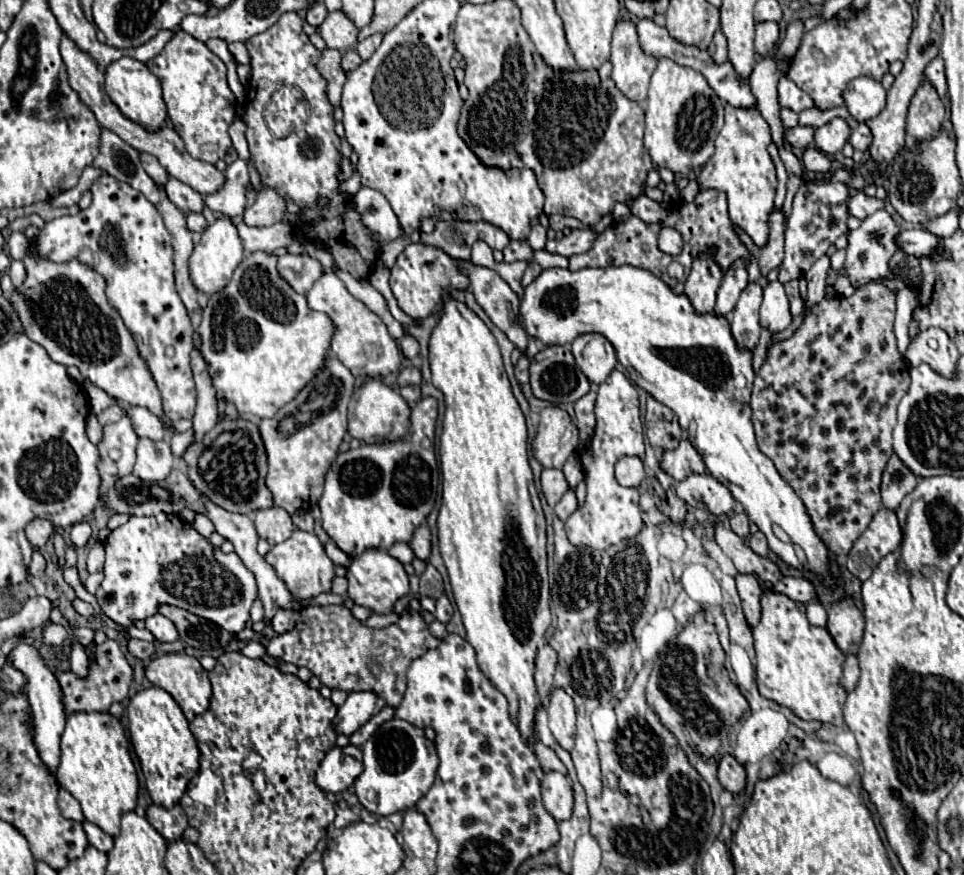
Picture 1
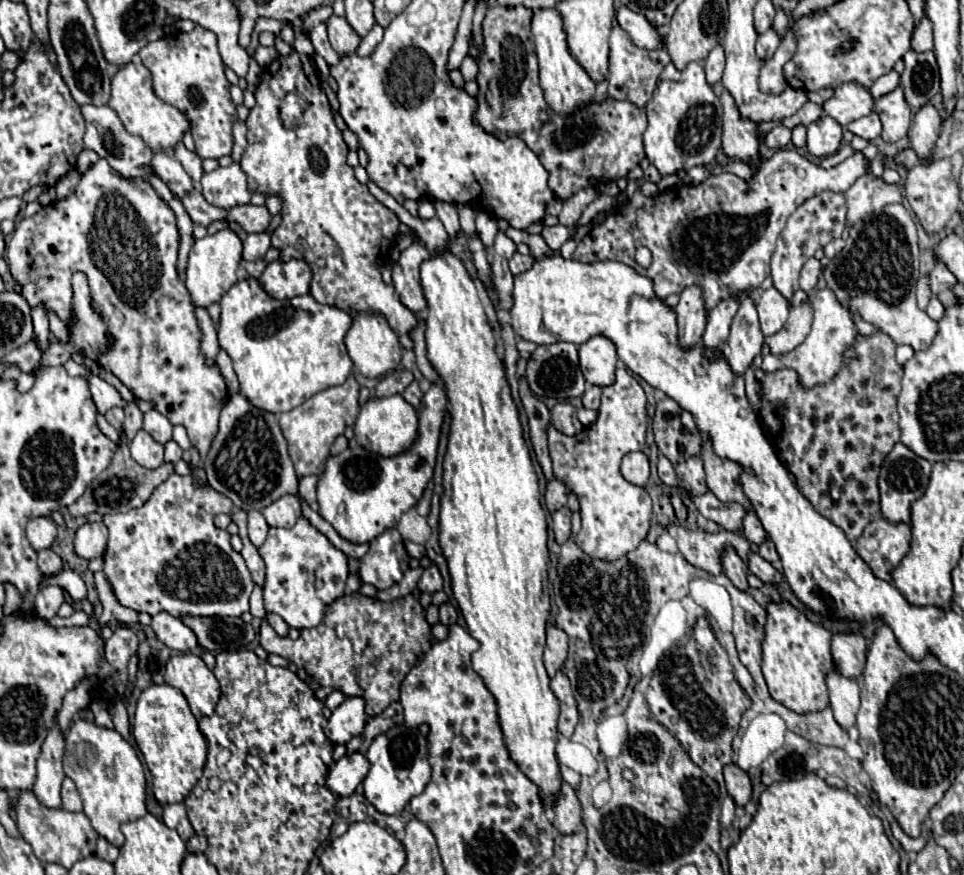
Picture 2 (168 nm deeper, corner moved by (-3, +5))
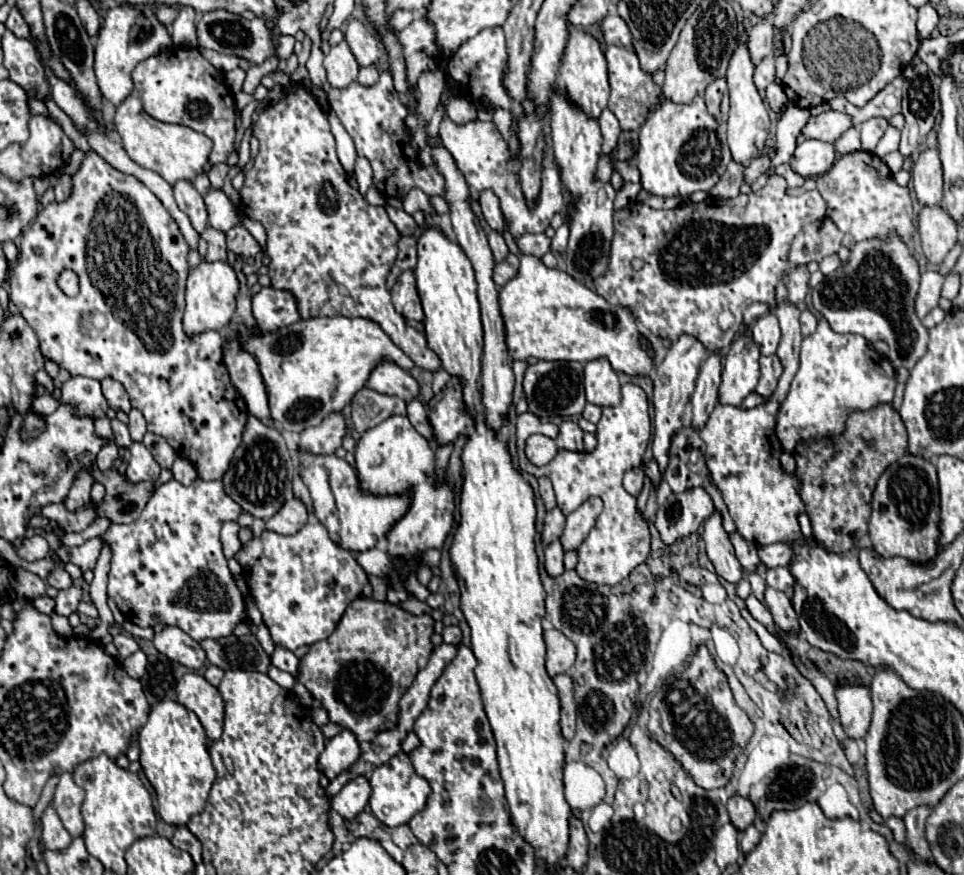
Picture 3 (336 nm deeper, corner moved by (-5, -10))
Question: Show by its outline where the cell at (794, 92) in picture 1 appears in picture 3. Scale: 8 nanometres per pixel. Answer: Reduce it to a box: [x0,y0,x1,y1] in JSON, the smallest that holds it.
[830,76,904,125]

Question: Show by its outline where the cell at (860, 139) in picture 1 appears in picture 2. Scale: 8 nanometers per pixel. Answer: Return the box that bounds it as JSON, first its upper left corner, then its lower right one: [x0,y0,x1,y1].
[848,110,882,142]

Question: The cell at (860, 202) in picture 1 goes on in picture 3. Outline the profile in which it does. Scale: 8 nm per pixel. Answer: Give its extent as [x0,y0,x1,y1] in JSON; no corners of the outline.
[818,151,914,249]

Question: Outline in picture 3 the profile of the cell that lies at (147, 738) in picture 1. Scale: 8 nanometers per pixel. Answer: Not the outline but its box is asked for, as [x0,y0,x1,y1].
[140,701,216,825]

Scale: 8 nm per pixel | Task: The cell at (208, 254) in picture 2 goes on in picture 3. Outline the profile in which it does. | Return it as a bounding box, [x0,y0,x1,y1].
[184,261,240,335]

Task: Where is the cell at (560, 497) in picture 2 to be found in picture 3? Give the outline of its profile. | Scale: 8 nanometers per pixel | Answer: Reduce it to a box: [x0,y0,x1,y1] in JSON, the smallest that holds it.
[542,507,566,543]

